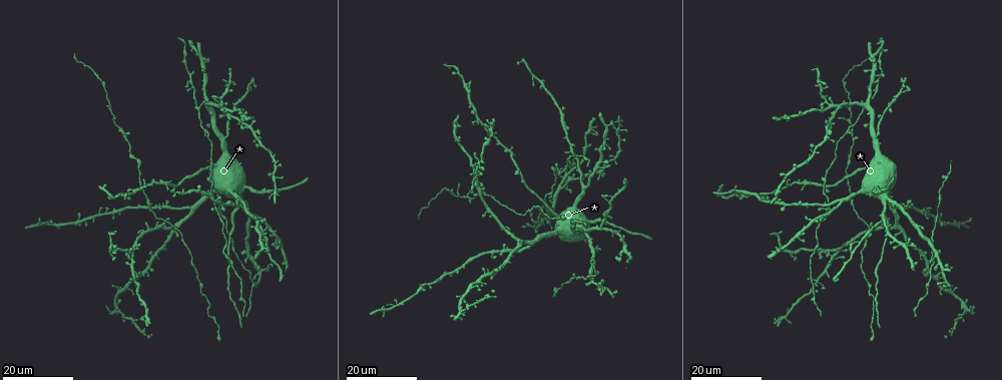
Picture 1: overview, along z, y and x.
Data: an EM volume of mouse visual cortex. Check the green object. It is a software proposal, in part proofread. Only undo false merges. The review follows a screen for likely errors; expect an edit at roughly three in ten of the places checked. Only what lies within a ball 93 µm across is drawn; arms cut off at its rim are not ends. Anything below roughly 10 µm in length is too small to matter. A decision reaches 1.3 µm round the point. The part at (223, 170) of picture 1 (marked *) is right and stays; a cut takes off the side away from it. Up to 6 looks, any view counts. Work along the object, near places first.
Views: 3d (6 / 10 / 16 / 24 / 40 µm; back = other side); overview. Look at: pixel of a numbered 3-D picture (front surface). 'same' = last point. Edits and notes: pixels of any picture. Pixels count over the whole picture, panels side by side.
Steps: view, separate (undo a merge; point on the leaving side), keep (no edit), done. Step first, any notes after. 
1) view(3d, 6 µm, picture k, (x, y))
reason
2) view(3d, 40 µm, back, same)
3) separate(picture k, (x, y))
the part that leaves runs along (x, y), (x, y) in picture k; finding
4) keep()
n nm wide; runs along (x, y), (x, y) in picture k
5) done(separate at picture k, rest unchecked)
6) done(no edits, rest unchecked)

view(3d, 24 µm, picture 1, (158, 219))

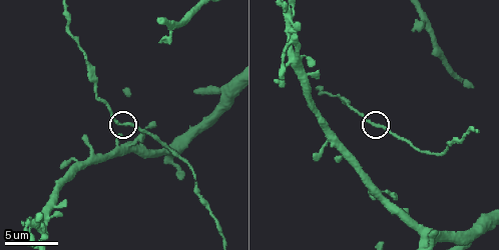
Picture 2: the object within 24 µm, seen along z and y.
view(3d, 6 µm, picture 2, (372, 121))

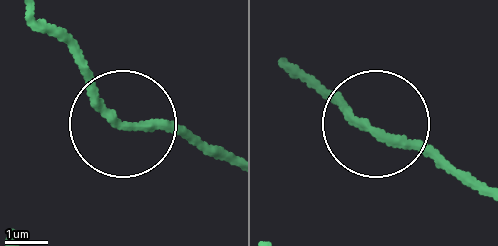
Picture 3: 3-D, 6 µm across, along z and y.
view(3d, 6 µm, back, picture 3, (126, 121))
from behind

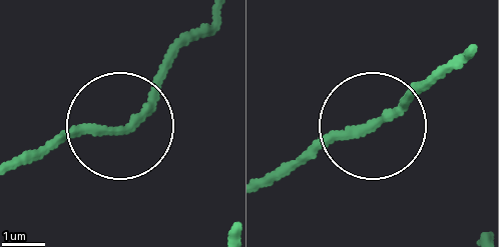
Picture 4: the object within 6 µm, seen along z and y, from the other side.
keep()
continuous, no second cell

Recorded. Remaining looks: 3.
view(3d, 16 µm, picture 1, (931, 265))
three-way junction

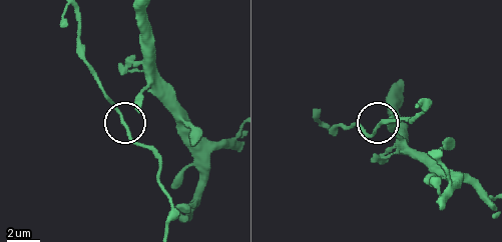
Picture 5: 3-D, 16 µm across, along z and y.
view(3d, 10 µm, picture 5, (127, 127))

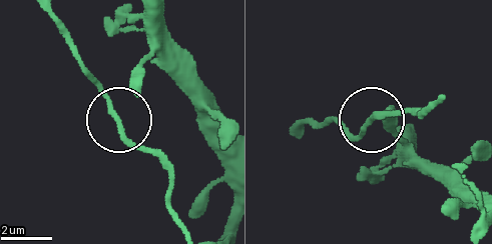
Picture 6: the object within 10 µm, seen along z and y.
keep()
150 nm wide; continuous, no second cell

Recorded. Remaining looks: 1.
done(no edits, rest unchecked)

